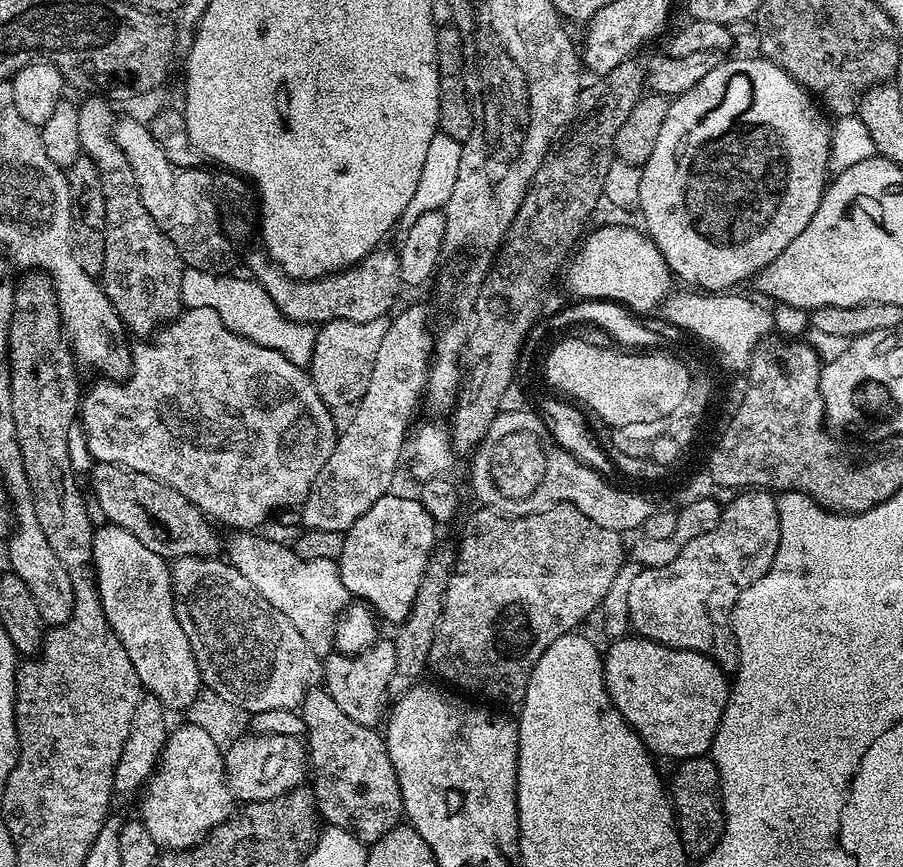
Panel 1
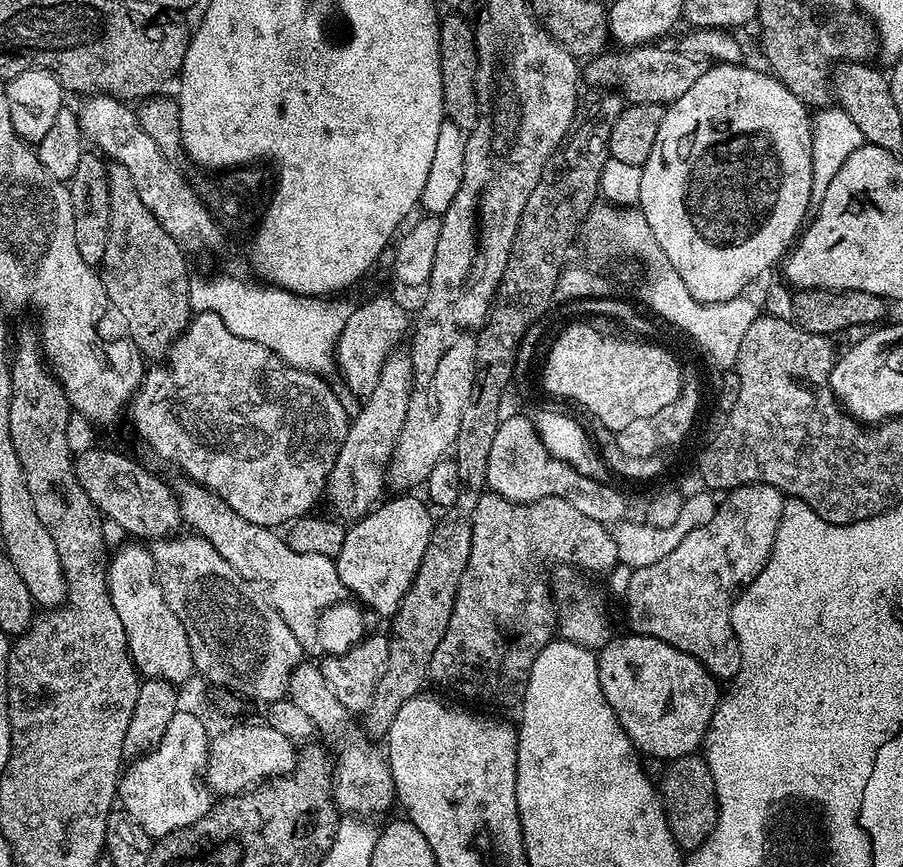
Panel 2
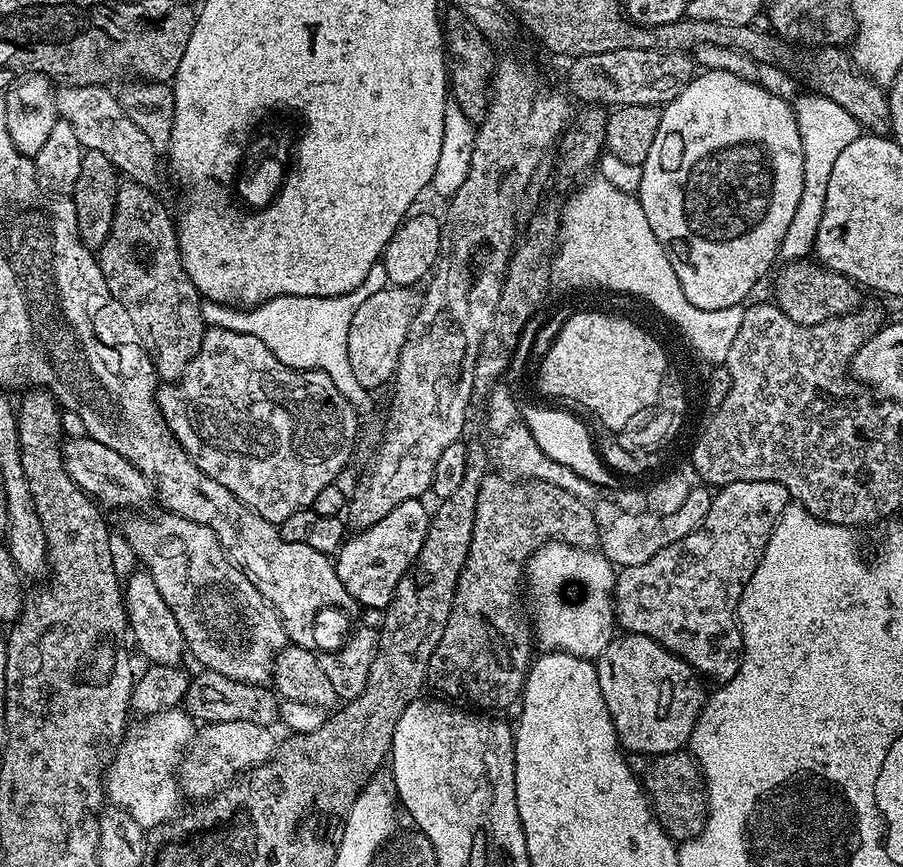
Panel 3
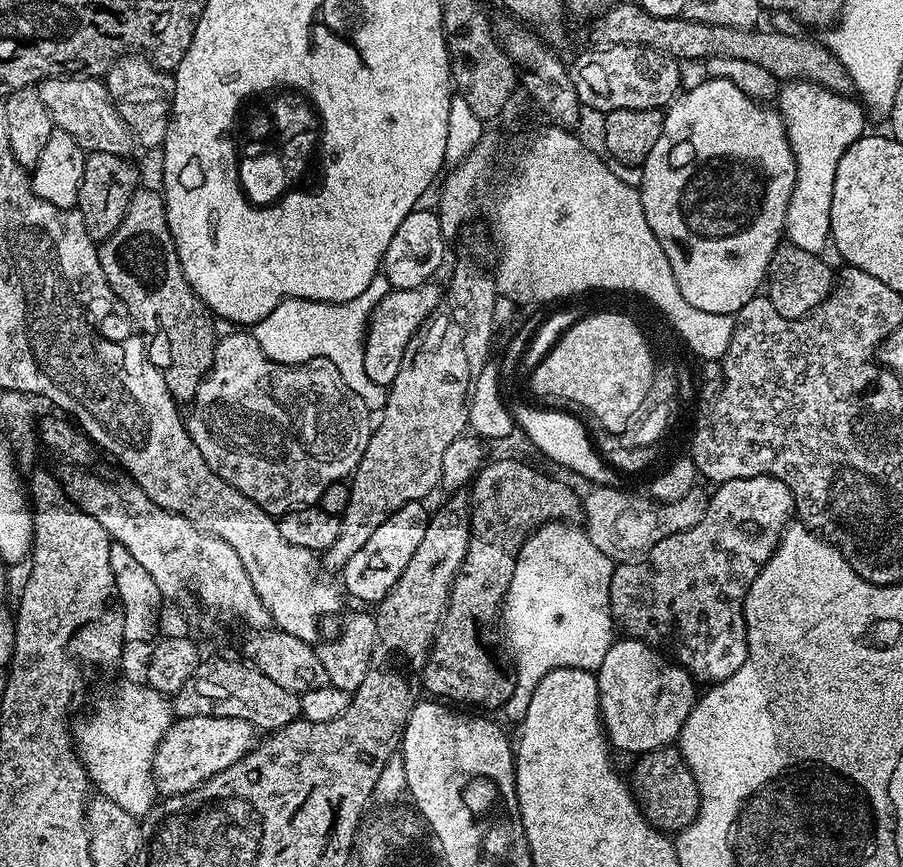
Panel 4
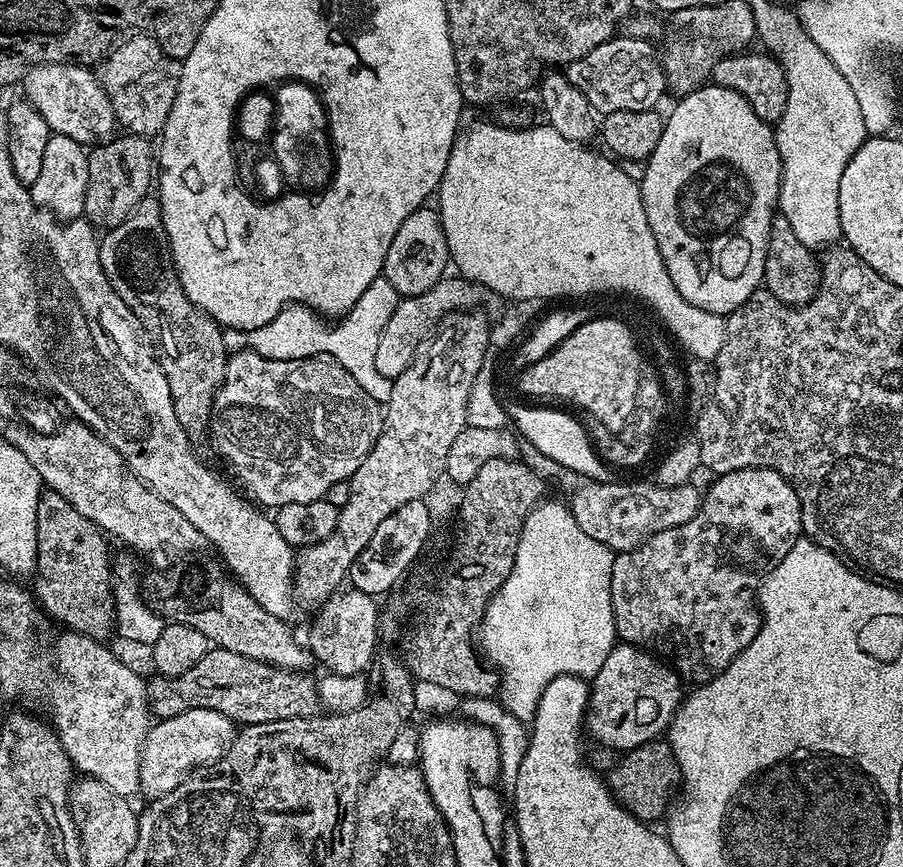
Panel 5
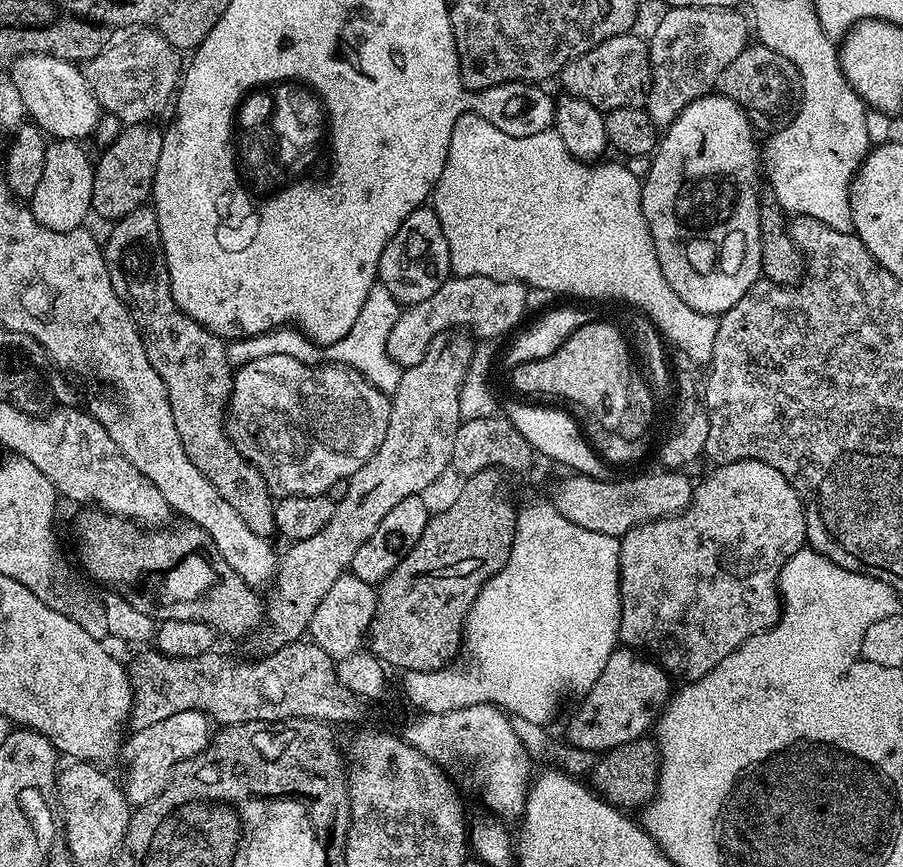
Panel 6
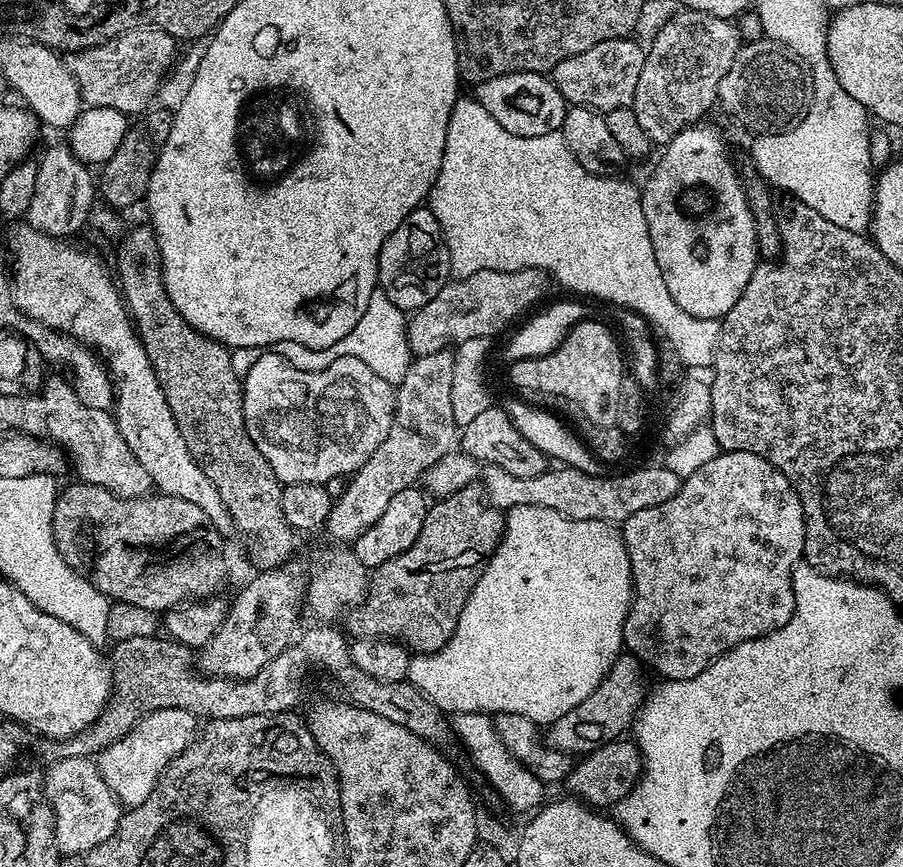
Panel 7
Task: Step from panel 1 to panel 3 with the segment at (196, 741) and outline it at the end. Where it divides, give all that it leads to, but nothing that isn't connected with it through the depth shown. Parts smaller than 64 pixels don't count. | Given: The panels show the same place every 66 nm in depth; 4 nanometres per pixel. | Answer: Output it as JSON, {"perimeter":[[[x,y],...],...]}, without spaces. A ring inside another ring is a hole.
{"perimeter":[[[183,707],[178,708],[171,708],[170,710],[160,711],[158,714],[154,714],[152,716],[145,717],[143,720],[138,721],[136,726],[131,725],[126,731],[124,737],[121,739],[121,742],[116,746],[118,747],[116,750],[116,754],[109,763],[105,773],[105,793],[107,799],[117,808],[124,809],[139,825],[143,826],[146,830],[151,830],[156,828],[160,824],[167,823],[169,820],[173,819],[179,808],[181,807],[180,798],[182,799],[182,790],[179,786],[179,779],[178,779],[178,771],[180,767],[180,761],[183,760],[183,754],[185,750],[191,745],[192,739],[196,733],[196,722],[192,719],[192,716],[189,715],[187,709]]]}

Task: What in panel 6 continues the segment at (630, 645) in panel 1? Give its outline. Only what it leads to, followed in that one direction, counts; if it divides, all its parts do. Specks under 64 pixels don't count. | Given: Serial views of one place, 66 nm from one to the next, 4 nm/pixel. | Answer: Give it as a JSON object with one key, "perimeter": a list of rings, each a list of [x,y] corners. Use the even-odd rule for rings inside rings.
{"perimeter":[[[617,647],[606,662],[606,670],[596,676],[586,698],[568,720],[567,743],[599,754],[623,744],[647,737],[653,731],[660,713],[668,705],[674,684],[655,660],[631,648]]]}

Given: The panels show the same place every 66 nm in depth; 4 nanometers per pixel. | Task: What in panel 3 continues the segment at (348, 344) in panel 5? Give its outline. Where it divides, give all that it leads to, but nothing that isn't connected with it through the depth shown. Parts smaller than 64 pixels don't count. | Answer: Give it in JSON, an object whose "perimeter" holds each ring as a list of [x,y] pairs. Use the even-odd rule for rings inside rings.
{"perimeter":[[[377,262],[370,266],[370,274],[366,274],[362,286],[341,296],[279,296],[255,306],[229,307],[227,304],[204,302],[201,303],[200,313],[205,325],[214,328],[228,327],[238,334],[254,334],[254,338],[266,342],[270,354],[286,366],[310,372],[324,372],[341,386],[349,384],[352,387],[350,399],[354,410],[361,417],[367,418],[372,412],[374,392],[354,378],[354,366],[350,366],[348,353],[348,335],[350,322],[354,322],[354,313],[361,308],[362,302],[387,287],[389,282],[386,266]]]}

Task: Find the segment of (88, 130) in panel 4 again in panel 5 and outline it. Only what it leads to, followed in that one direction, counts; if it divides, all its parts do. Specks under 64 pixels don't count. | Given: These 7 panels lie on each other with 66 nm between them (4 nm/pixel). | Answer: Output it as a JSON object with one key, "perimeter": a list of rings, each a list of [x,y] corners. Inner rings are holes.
{"perimeter":[[[40,64],[30,69],[24,77],[23,88],[26,100],[45,119],[52,134],[74,138],[74,142],[85,146],[95,146],[105,143],[117,131],[118,121],[110,106],[110,98],[106,98],[106,90],[102,90],[97,73],[91,67],[79,64]]]}

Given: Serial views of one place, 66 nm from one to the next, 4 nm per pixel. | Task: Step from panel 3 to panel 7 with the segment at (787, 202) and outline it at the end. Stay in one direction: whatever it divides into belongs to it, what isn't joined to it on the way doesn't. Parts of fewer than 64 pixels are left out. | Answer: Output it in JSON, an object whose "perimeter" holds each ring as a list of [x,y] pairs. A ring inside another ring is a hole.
{"perimeter":[[[701,122],[691,125],[680,131],[669,144],[663,145],[660,161],[657,159],[652,165],[652,171],[647,173],[645,184],[642,184],[640,197],[642,198],[642,214],[646,214],[646,226],[650,230],[650,242],[654,246],[654,258],[658,258],[658,270],[662,270],[662,278],[666,282],[666,290],[670,290],[670,298],[686,314],[694,314],[694,318],[703,320],[720,320],[728,313],[730,306],[742,298],[742,290],[746,290],[746,282],[750,282],[750,274],[754,274],[758,263],[758,253],[756,251],[756,219],[752,216],[752,211],[748,205],[748,199],[744,193],[744,186],[740,178],[737,165],[732,164],[728,157],[728,148],[724,145],[724,140],[720,137],[720,132],[716,128],[711,128],[708,122]]]}

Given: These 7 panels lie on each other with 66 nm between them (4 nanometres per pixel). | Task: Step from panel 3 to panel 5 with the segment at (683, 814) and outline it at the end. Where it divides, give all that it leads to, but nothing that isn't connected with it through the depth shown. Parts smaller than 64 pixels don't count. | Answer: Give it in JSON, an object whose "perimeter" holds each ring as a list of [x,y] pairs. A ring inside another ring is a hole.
{"perimeter":[[[661,738],[623,753],[620,764],[607,773],[606,783],[616,801],[627,812],[637,816],[639,820],[656,822],[652,820],[658,819],[660,815],[663,817],[673,807],[682,781],[672,747],[668,745],[667,739]]]}

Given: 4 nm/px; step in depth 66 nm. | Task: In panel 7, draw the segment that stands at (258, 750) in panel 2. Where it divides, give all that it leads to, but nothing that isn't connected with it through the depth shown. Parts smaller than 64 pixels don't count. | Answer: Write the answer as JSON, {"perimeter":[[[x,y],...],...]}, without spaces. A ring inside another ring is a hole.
{"perimeter":[[[177,708],[154,710],[149,716],[141,718],[125,736],[118,738],[116,742],[106,746],[104,751],[99,753],[98,767],[106,786],[110,786],[110,790],[125,809],[137,808],[142,802],[146,802],[146,798],[150,798],[167,764],[174,762],[174,758],[178,758],[182,750],[186,750],[186,746],[190,746],[190,742],[195,740],[197,735],[198,717],[194,714]]]}

